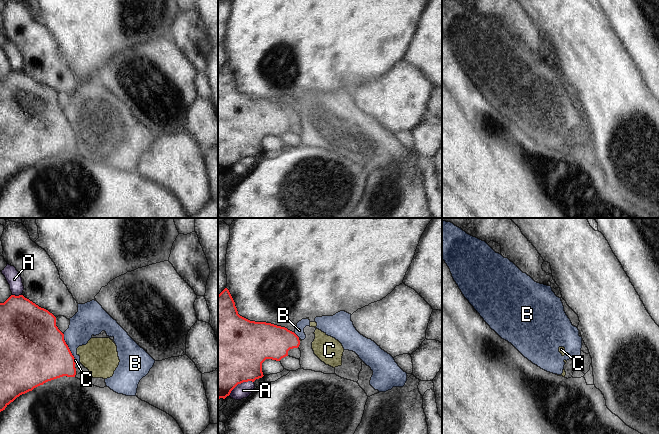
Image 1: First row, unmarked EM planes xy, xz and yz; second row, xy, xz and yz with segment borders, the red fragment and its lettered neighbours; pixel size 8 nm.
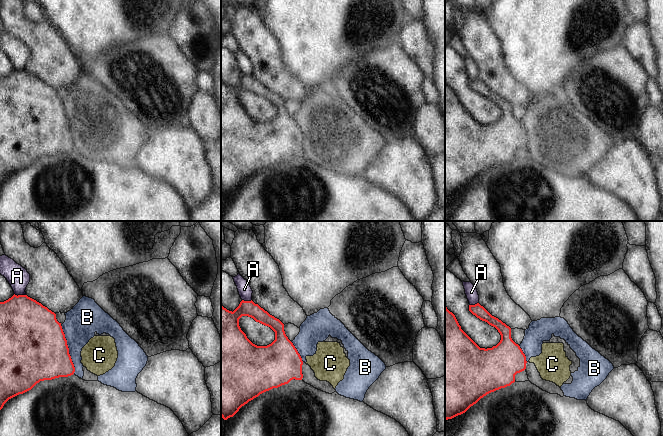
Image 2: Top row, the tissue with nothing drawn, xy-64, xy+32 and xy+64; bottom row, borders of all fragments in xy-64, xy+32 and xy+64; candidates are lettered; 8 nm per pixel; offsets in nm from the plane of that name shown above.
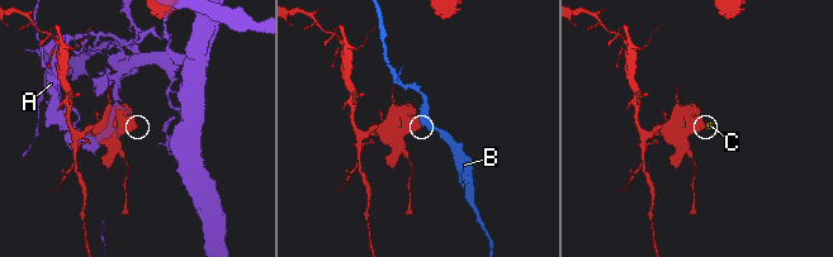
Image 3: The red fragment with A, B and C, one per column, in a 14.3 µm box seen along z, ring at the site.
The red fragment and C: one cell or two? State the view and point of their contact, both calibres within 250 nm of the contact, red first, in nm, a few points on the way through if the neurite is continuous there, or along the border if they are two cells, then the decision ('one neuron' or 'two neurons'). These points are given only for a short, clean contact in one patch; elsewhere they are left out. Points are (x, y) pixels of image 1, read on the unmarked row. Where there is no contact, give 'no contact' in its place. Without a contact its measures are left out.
contact xy (75, 138); calibres 400 and 20 nm; border xy (74, 136), (76, 139); two neurons

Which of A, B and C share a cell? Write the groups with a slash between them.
A / B C

